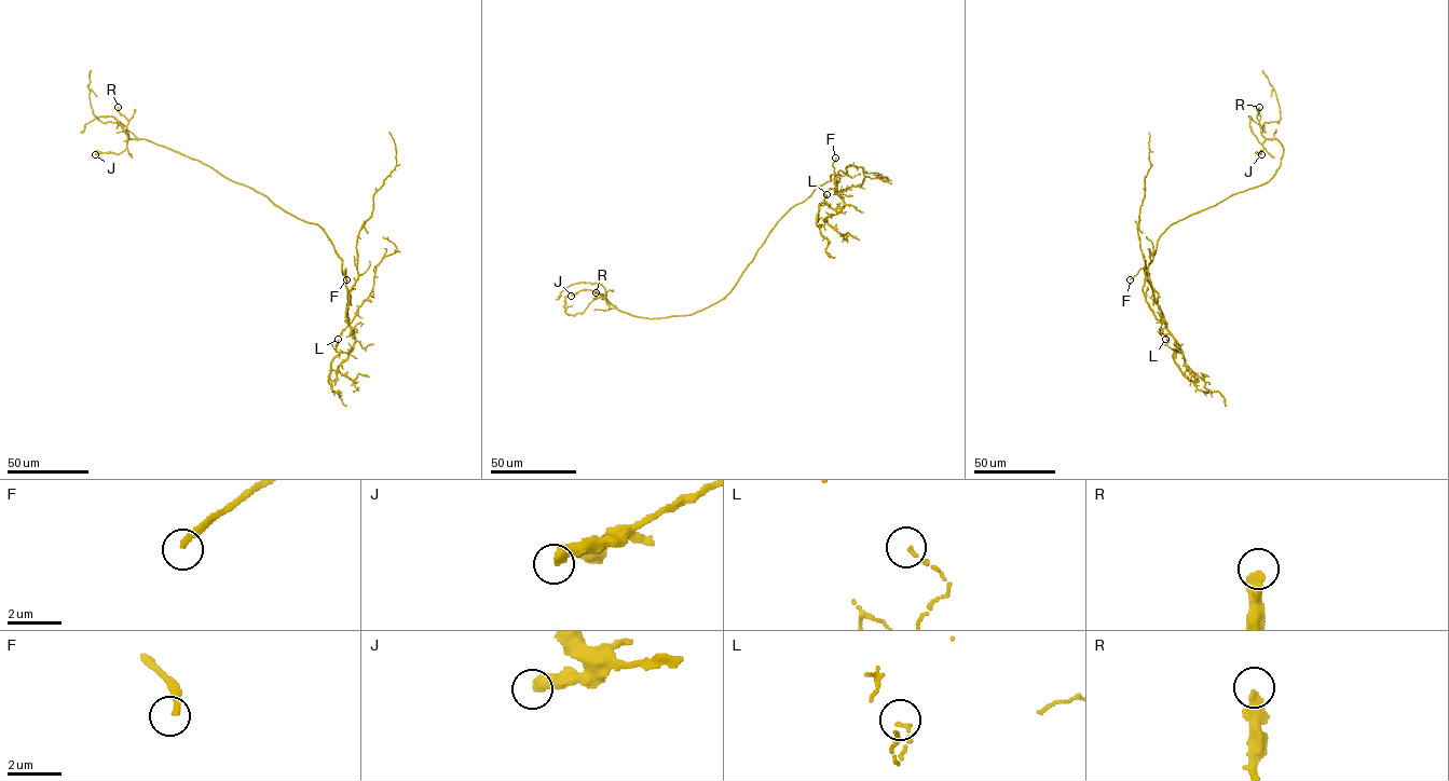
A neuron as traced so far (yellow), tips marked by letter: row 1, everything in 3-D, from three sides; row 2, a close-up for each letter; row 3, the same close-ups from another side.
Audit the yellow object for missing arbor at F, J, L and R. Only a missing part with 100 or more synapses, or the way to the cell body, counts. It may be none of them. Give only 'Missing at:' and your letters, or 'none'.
Missing at: F

